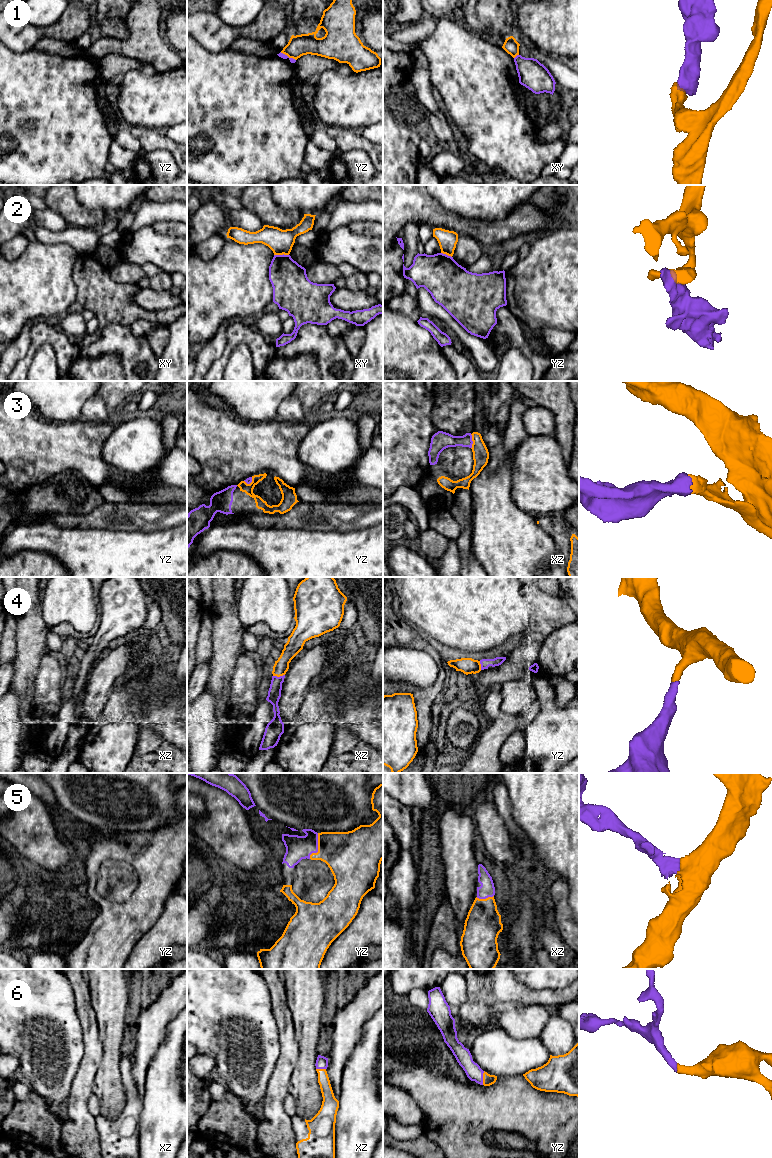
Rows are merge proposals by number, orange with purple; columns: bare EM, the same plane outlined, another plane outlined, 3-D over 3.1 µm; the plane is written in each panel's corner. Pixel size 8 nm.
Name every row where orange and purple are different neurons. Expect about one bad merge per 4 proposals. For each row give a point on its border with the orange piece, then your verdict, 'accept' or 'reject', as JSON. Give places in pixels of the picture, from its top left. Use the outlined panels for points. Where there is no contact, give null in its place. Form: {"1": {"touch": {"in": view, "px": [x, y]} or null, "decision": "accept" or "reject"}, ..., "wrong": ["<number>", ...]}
{"1": {"touch": {"in": "yz", "px": [288, 56]}, "decision": "reject"}, "2": {"touch": {"in": "xy", "px": [281, 254]}, "decision": "reject"}, "3": {"touch": {"in": "xz", "px": [472, 440]}, "decision": "accept"}, "4": {"touch": {"in": "xz", "px": [278, 676]}, "decision": "accept"}, "5": {"touch": {"in": "yz", "px": [318, 847]}, "decision": "accept"}, "6": {"touch": {"in": "yz", "px": [483, 1078]}, "decision": "accept"}, "wrong": ["1", "2"]}

